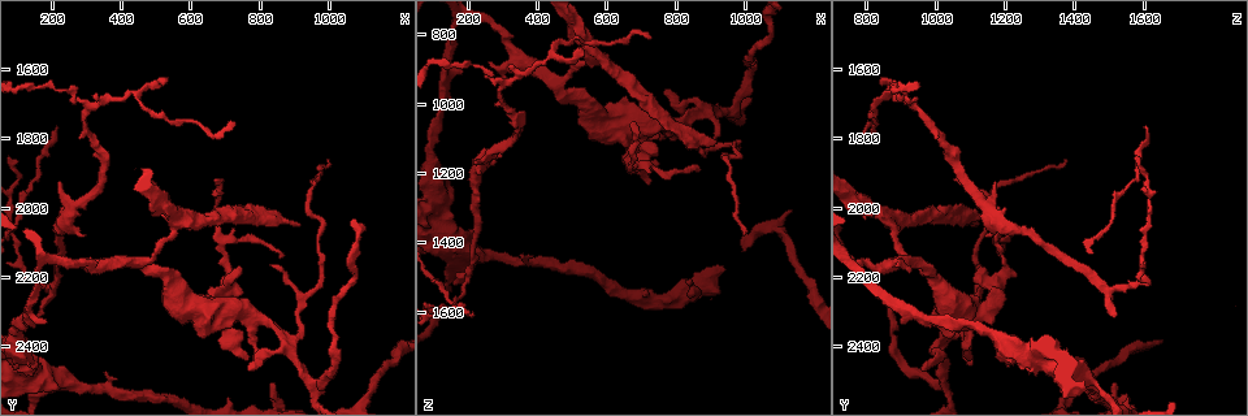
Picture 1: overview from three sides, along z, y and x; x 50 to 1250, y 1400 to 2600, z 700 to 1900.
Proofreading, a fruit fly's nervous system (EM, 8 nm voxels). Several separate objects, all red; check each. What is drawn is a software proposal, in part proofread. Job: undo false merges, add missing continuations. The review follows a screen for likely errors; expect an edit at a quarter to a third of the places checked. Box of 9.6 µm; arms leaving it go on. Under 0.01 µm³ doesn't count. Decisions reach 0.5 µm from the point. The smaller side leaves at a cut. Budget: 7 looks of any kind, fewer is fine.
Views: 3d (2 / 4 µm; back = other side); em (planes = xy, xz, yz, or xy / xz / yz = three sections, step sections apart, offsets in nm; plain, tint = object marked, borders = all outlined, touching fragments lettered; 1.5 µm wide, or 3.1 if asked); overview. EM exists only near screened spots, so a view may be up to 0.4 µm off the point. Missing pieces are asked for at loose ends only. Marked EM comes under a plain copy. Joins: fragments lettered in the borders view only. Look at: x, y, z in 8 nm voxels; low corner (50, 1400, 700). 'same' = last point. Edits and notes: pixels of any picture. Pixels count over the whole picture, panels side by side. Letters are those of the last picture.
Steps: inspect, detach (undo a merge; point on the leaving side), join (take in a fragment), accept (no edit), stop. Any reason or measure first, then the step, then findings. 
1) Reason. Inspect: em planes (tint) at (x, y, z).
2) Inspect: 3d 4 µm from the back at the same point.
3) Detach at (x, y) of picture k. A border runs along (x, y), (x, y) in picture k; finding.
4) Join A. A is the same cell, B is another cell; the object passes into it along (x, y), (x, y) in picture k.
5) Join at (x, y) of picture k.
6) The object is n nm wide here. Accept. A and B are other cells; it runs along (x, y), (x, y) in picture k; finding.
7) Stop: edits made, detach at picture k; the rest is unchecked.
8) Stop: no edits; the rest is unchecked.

Branch stops here. Inspect: em planes (tint) at (170, 2310, 1510).

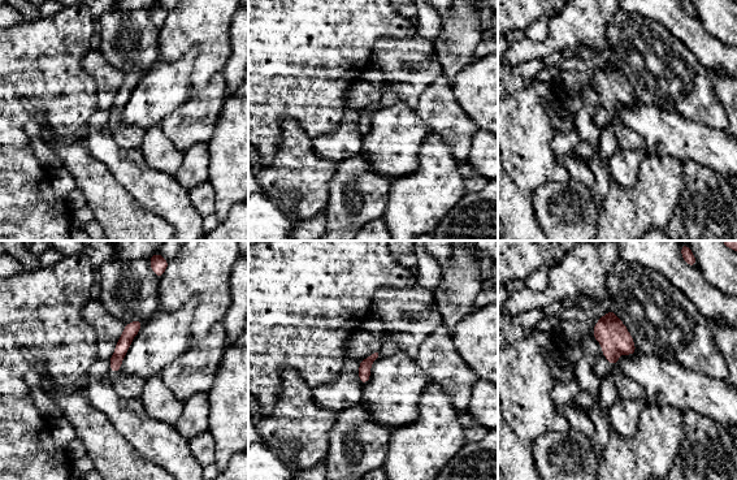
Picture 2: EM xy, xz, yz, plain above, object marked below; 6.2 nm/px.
Inspect: em planes (borders) at the same point.

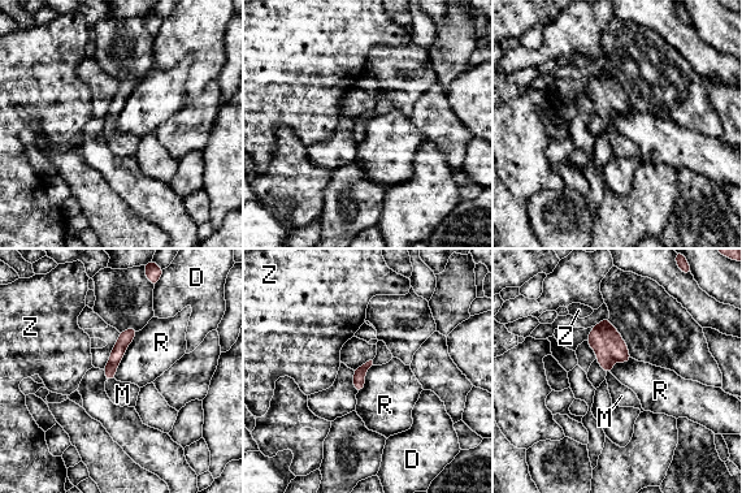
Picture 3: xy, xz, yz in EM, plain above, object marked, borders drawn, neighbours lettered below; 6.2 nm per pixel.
Join M. M is the same cell, D, R and Z are other cells; the object passes into it along (118, 350), (109, 380), (122, 394) in picture 3; it goes on there.

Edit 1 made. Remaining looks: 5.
Tapers out. Inspect: em planes (borders) at (990, 1860, 1380).

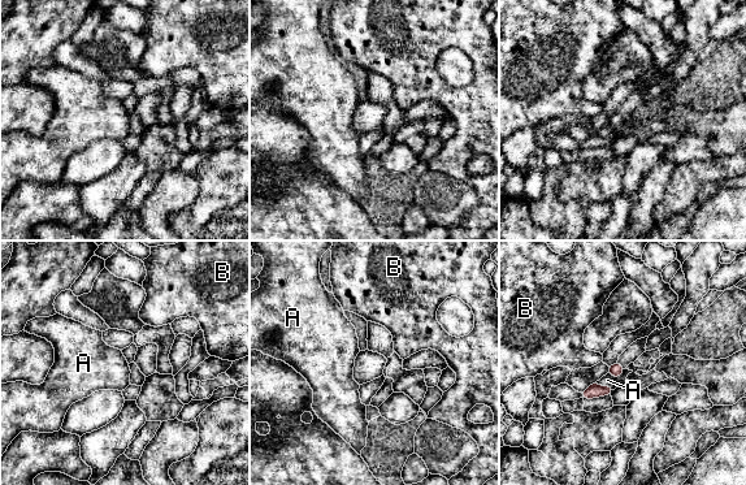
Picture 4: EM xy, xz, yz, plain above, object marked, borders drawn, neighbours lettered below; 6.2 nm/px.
Accept. A and B are other cells; a border runs along (625, 369), (617, 377), (608, 373) in picture 4; no lettered fragment goes on from it.

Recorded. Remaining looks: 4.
Stop: edits made, join at picture 3; the rest is unchecked.

